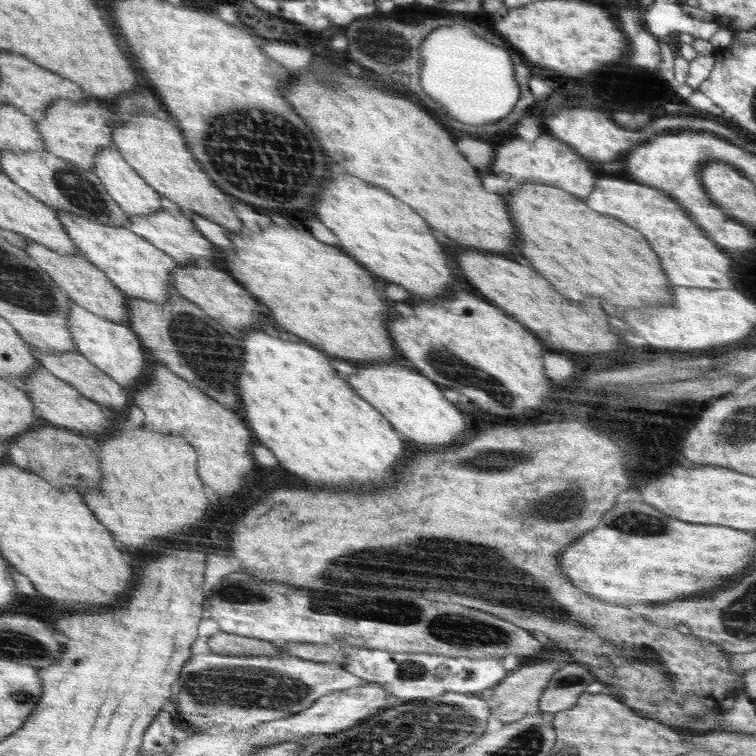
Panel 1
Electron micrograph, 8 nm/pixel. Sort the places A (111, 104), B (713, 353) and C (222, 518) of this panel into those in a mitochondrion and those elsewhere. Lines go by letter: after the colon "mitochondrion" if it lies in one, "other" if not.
A: other
B: other
C: mitochondrion

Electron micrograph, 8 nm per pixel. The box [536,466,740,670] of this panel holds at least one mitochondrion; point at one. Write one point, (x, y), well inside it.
(634, 522)

